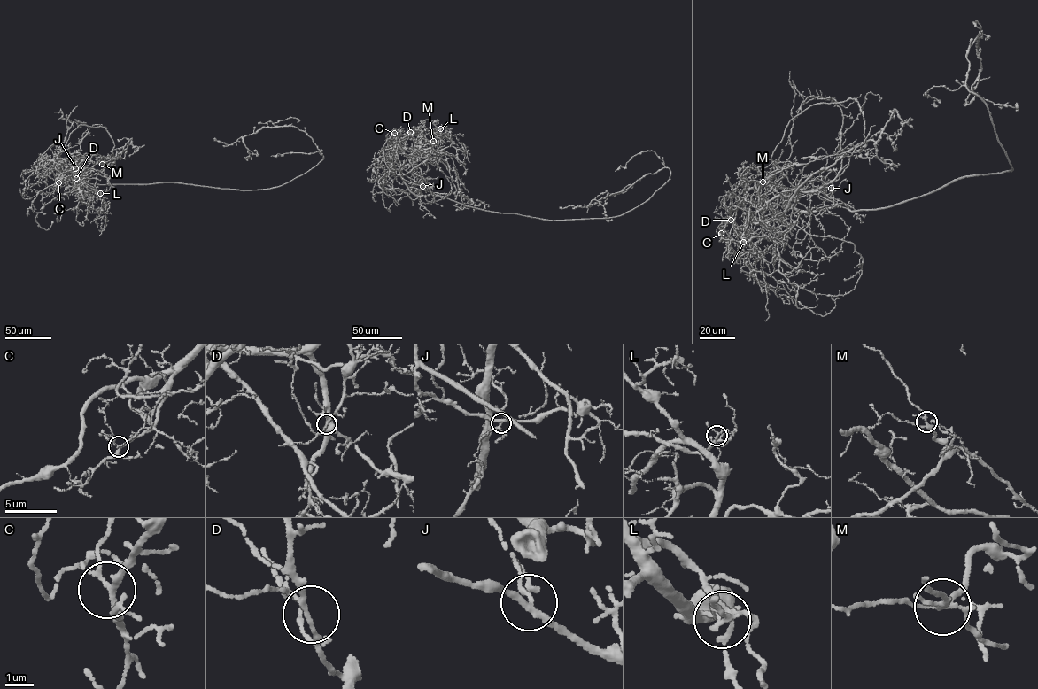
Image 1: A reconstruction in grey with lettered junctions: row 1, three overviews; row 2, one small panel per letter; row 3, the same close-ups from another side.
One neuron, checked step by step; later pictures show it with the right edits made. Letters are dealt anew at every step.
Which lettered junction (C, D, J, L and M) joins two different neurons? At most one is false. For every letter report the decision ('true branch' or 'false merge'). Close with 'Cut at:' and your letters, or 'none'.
C: true branch
D: true branch
J: true branch
L: false merge
M: true branch
Cut at: L

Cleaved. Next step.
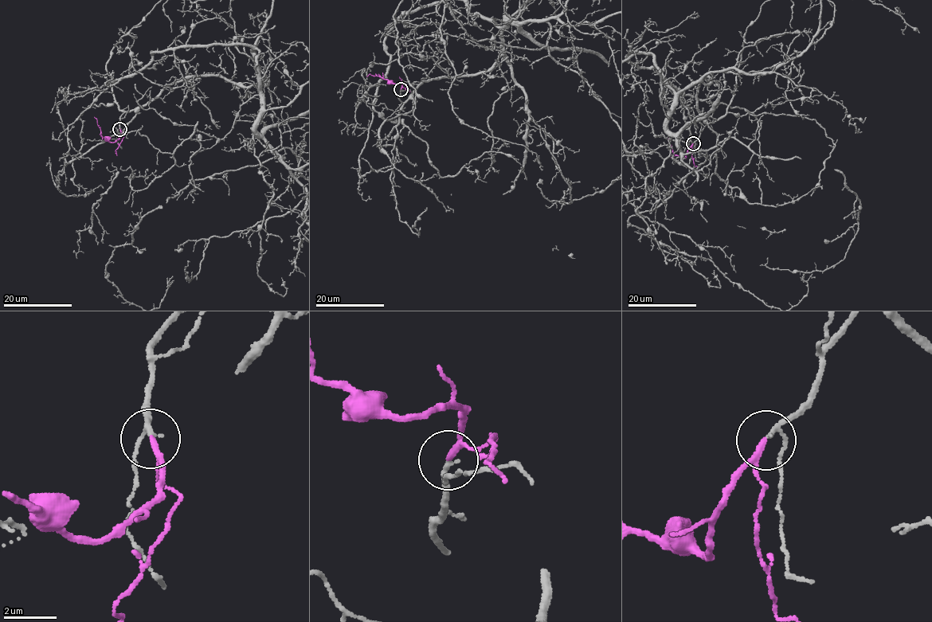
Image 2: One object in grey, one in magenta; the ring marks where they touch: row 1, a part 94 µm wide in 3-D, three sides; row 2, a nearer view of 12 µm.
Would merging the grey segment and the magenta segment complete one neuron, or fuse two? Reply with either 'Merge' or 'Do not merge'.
Merge

